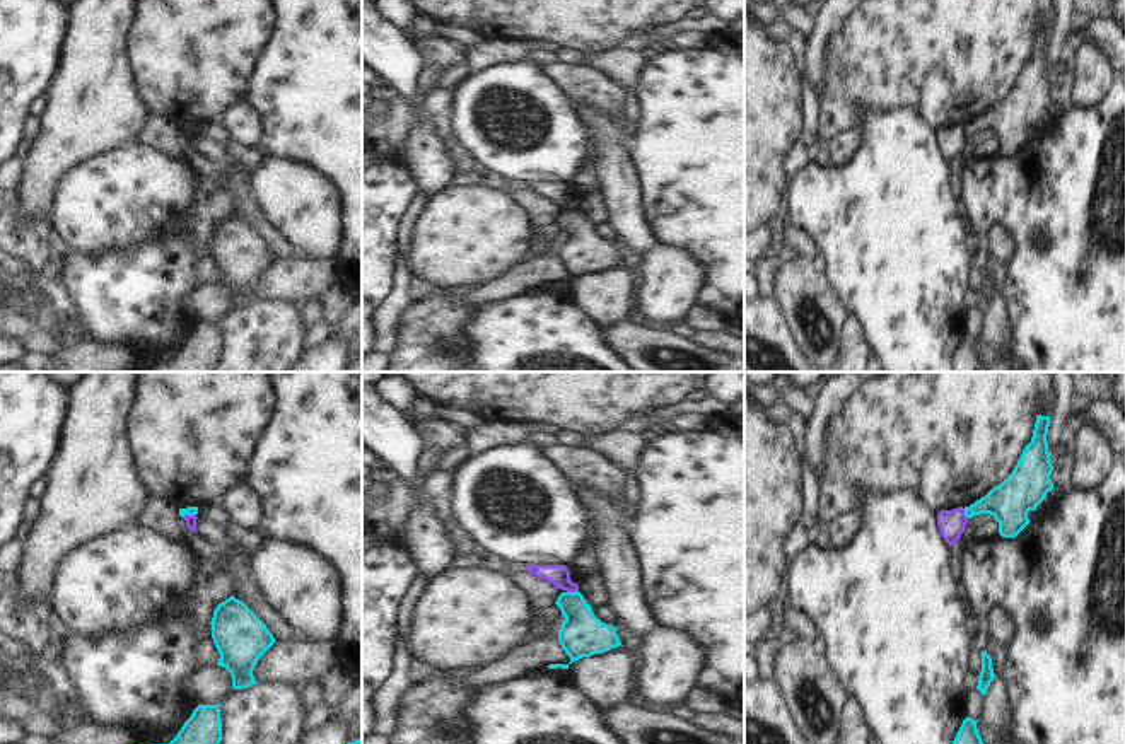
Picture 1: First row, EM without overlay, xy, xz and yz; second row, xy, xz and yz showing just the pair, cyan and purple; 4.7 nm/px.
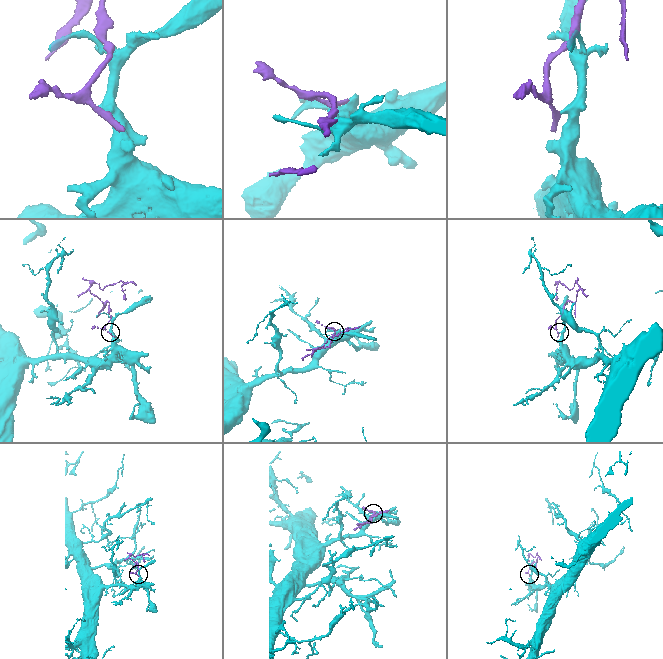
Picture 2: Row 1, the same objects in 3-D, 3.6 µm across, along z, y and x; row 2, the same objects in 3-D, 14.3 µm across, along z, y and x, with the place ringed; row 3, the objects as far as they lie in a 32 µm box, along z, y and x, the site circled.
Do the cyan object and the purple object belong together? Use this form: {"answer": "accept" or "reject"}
{"answer": "reject"}

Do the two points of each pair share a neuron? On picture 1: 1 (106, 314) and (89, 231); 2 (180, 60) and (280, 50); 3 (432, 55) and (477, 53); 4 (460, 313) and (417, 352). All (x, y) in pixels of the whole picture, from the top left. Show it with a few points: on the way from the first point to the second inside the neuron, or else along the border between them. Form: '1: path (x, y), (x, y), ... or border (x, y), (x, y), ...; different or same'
1: border (134, 244), (94, 255), (74, 253); different
2: border (275, 17), (272, 34), (255, 63), (246, 89); different
3: border (458, 45), (465, 62); different
4: path (449, 319), (427, 342); same

